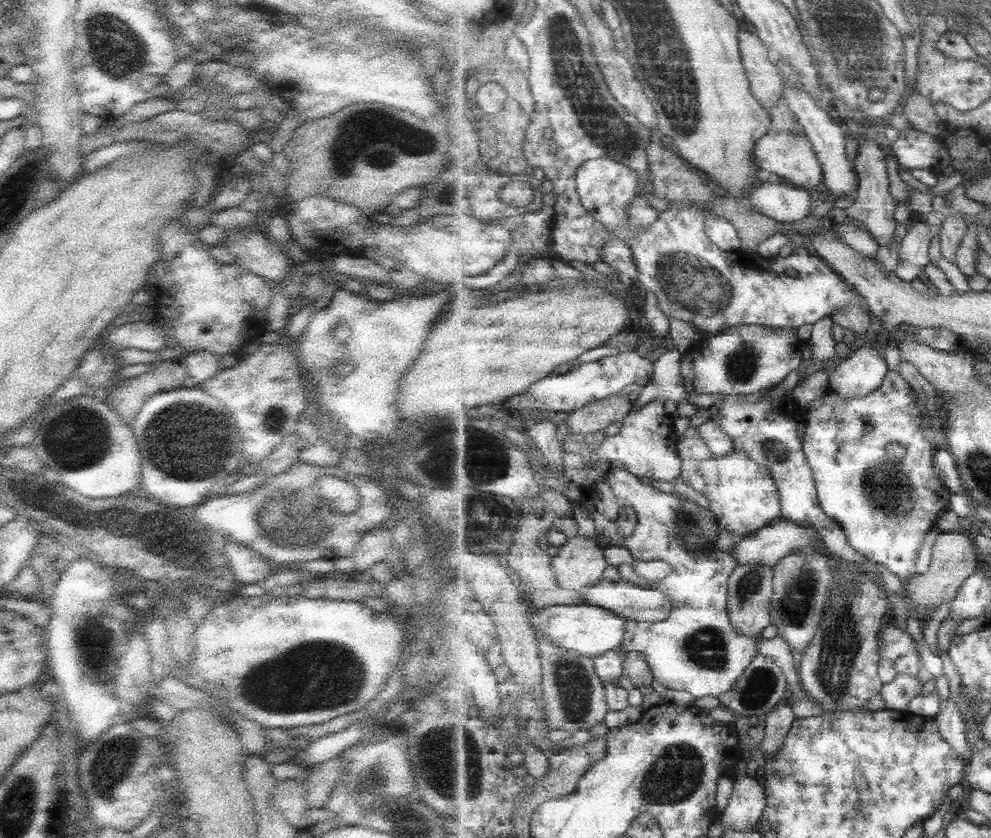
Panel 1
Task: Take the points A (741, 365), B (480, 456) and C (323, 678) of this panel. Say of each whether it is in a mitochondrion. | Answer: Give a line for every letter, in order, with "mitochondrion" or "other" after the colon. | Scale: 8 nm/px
A: mitochondrion
B: mitochondrion
C: mitochondrion

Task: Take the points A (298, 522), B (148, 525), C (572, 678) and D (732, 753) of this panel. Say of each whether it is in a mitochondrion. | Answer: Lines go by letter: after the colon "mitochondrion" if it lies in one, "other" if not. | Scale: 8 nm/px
A: mitochondrion
B: mitochondrion
C: mitochondrion
D: other

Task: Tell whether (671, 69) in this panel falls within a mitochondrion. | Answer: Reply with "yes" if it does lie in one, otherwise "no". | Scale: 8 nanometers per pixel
yes

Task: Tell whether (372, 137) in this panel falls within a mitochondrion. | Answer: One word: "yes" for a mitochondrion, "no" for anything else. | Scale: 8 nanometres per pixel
yes

